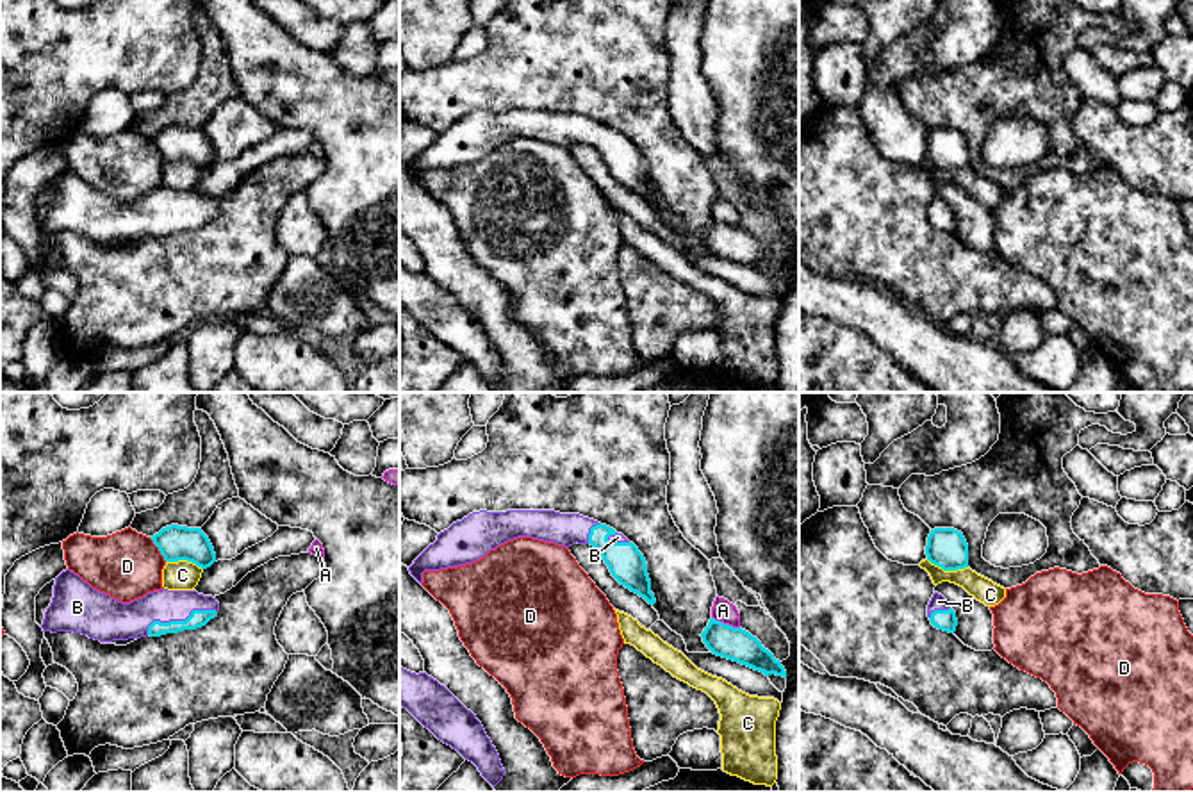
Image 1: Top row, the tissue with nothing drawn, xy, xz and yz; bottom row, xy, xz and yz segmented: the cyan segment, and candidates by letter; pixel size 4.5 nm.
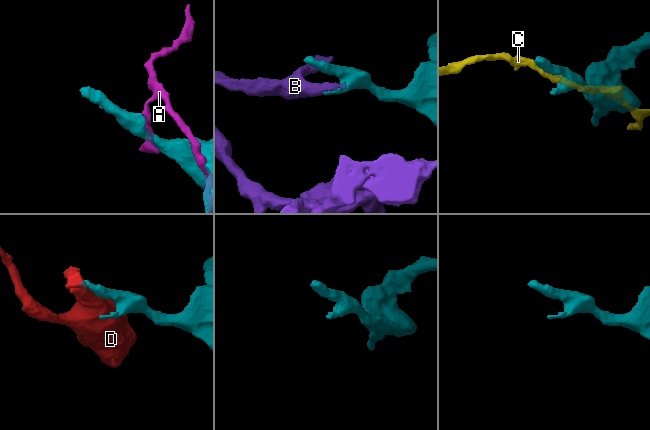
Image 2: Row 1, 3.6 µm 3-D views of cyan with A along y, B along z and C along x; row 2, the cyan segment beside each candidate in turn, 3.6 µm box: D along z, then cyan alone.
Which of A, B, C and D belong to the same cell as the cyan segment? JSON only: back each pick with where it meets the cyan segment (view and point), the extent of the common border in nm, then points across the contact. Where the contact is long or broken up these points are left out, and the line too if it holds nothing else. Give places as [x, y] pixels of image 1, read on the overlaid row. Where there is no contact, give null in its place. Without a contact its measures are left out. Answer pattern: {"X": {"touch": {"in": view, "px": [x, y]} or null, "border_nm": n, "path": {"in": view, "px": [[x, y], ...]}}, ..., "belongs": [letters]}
{"B": {"touch": {"in": "xy", "px": [179, 621]}, "border_nm": 340, "path": {"in": "xy", "px": [[198, 618], [179, 621], [123, 621]]}}, "belongs": ["B"]}

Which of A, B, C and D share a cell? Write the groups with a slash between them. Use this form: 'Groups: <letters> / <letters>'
Groups: A / B / C / D

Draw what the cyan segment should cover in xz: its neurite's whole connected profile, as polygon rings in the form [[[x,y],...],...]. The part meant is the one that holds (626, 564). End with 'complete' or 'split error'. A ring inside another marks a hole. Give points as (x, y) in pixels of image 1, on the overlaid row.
[[[555,510],[473,512],[440,532],[437,540],[414,560],[408,571],[423,583],[424,571],[473,564],[490,549],[517,537],[531,537],[565,548],[576,542],[590,544],[601,553],[612,576],[621,585],[649,605],[656,603],[646,558],[633,542],[594,519]]] | split error

